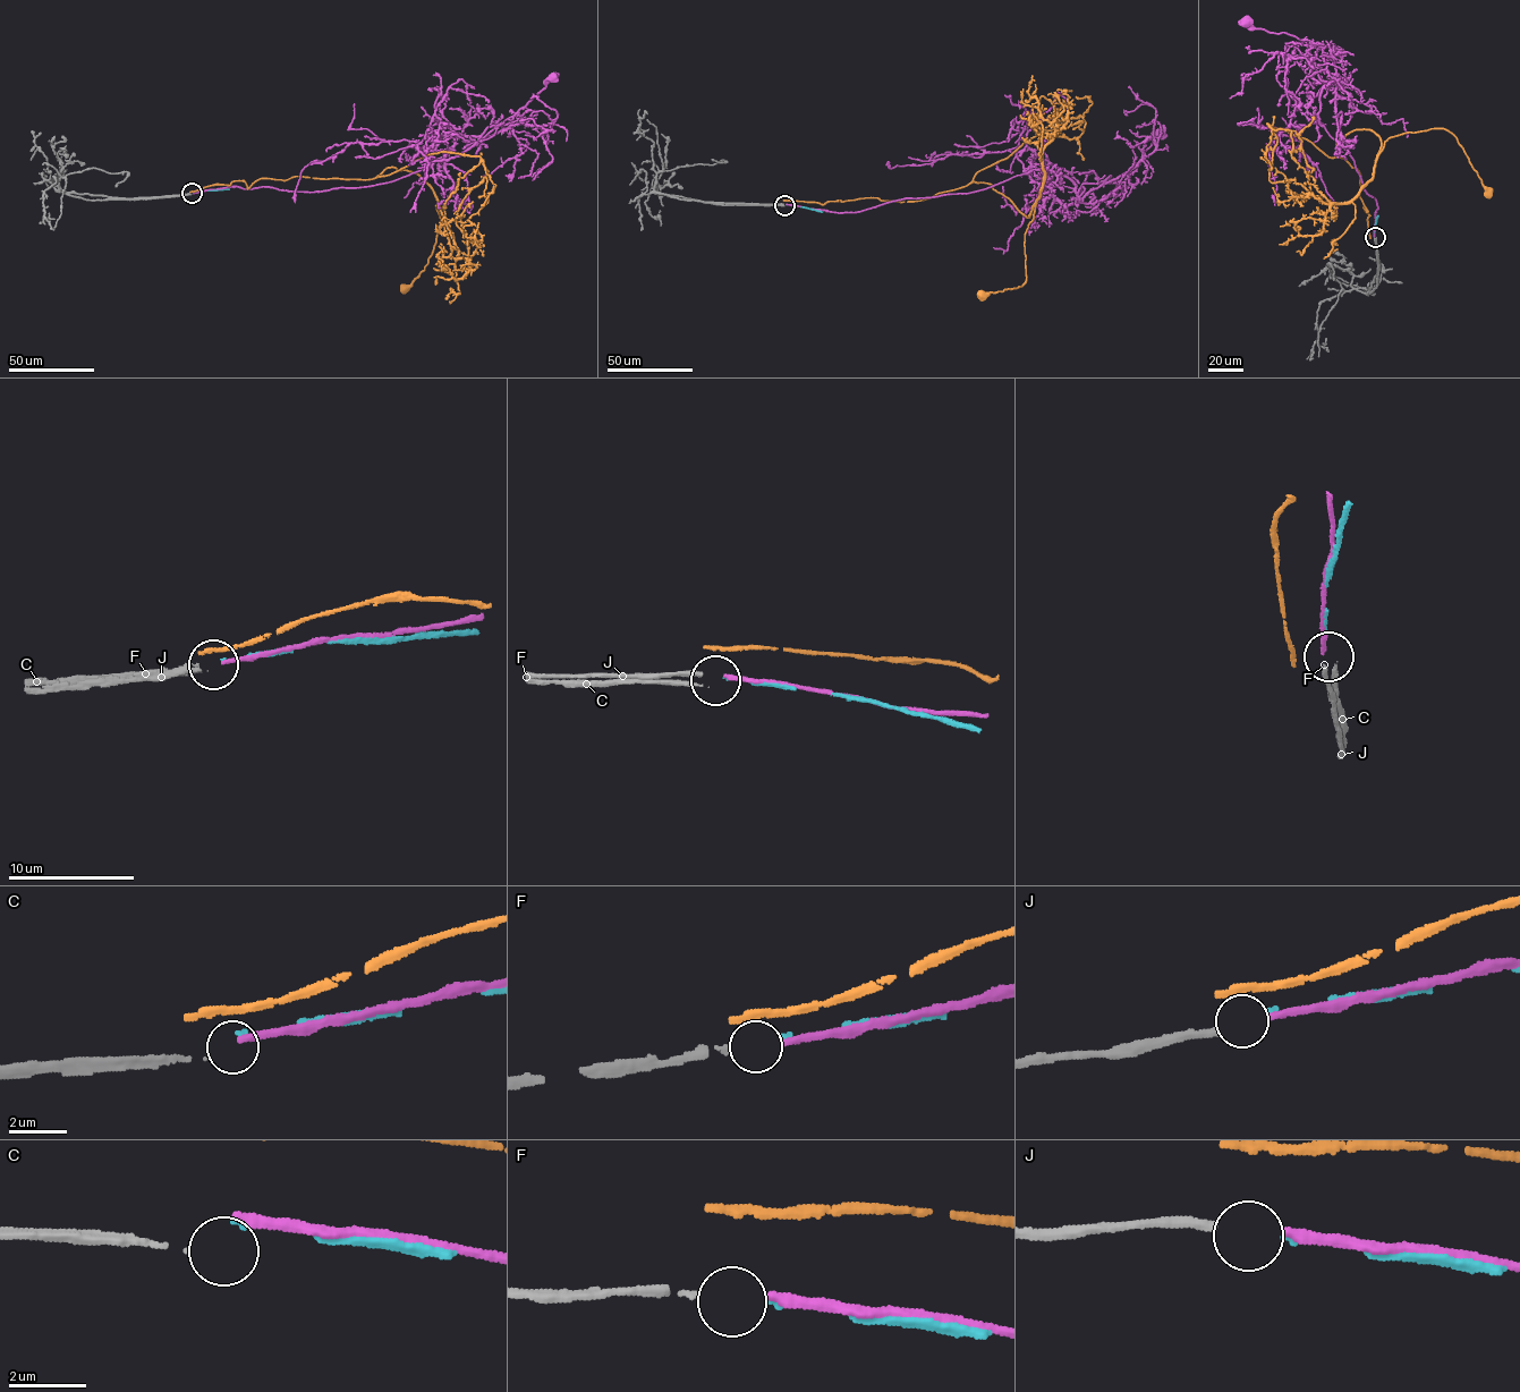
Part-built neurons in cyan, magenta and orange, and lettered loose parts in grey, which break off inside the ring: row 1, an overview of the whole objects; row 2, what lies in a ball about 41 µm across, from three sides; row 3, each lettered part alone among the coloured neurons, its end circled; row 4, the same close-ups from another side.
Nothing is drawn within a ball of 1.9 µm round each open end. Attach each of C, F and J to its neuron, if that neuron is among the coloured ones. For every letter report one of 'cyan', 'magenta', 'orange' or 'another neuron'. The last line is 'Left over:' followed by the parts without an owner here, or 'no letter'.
C: another neuron
F: cyan
J: magenta
Left over: C

